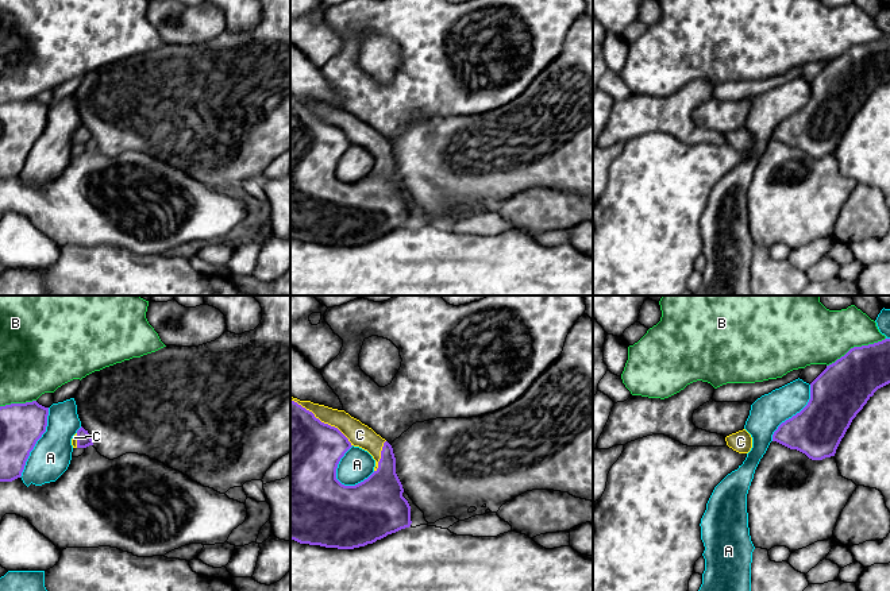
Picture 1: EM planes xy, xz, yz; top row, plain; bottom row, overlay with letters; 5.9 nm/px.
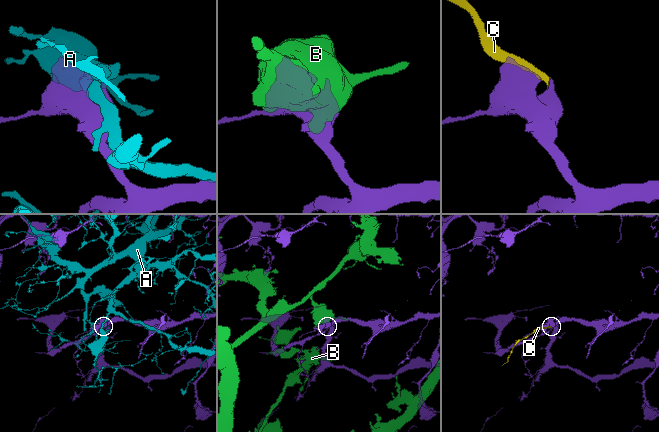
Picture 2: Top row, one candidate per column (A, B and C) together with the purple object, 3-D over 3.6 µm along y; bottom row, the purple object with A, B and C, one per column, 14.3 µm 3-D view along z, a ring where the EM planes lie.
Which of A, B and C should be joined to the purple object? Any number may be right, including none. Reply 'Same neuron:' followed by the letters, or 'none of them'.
Same neuron: C

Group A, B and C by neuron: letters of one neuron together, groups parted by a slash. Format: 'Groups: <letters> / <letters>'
Groups: A / B / C

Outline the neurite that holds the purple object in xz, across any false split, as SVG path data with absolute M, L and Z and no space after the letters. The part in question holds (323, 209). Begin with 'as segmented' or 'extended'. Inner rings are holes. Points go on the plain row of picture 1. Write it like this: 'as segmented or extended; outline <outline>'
extended; outline M290 94L290 237L338 247L373 242L411 224L411 204L402 190L402 182L396 171L393 146L385 136L344 108ZM352 143L367 148L375 158L375 165L363 179L344 184L336 177L336 166Z

